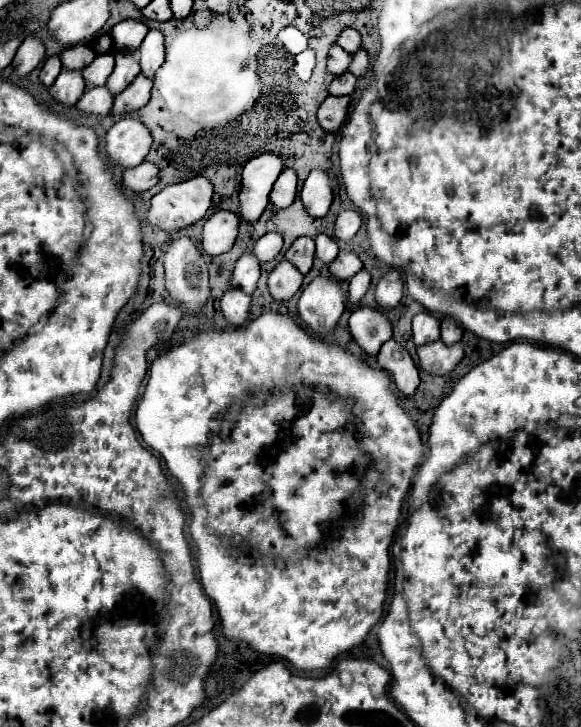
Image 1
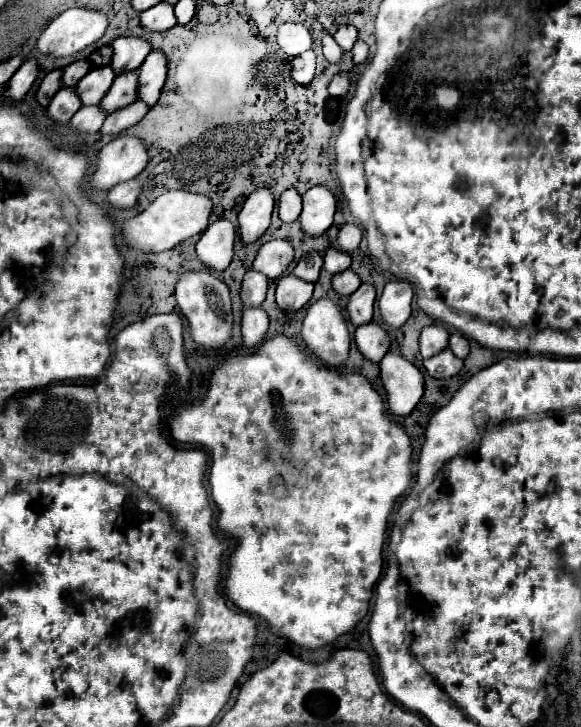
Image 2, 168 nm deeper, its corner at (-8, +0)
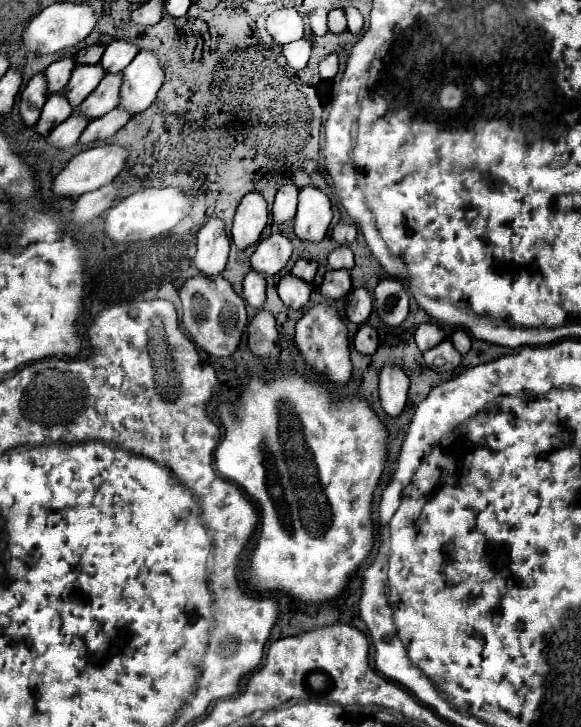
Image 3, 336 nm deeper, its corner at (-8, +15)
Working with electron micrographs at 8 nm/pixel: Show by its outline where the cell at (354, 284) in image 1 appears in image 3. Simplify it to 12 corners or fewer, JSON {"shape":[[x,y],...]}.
{"shape":[[358,286],[346,296],[346,316],[364,324],[372,294]]}

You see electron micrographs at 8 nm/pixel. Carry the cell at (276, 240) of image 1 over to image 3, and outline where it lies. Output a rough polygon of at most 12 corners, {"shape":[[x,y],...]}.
{"shape":[[282,232],[262,238],[250,256],[252,268],[278,274],[292,254]]}

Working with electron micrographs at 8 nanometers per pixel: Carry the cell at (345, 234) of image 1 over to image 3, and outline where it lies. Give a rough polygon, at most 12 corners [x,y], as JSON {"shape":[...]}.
{"shape":[[338,222],[332,238],[338,244],[350,244],[358,236],[354,222]]}

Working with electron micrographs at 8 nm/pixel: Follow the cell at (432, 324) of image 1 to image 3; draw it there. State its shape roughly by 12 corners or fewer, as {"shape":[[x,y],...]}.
{"shape":[[436,322],[416,328],[416,344],[422,352],[440,344],[446,332]]}

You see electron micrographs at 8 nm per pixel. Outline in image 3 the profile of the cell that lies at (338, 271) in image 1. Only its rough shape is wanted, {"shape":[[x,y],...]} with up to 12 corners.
{"shape":[[328,270],[320,290],[344,298],[352,290],[348,270]]}

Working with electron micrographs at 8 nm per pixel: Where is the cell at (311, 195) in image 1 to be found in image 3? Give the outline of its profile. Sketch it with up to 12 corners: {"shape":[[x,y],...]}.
{"shape":[[300,190],[294,232],[320,242],[332,222],[330,198]]}

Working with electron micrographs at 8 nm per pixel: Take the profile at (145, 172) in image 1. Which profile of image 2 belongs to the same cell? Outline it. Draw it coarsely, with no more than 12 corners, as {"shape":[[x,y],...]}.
{"shape":[[140,177],[112,187],[104,197],[114,209],[134,207]]}

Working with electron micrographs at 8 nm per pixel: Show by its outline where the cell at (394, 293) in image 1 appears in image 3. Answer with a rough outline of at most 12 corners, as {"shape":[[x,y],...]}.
{"shape":[[398,278],[374,290],[380,320],[400,326],[408,316],[408,294]]}

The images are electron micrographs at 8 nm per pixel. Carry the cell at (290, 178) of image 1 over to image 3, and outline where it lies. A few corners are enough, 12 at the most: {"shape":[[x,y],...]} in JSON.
{"shape":[[284,184],[276,192],[272,214],[276,222],[296,216],[298,188]]}

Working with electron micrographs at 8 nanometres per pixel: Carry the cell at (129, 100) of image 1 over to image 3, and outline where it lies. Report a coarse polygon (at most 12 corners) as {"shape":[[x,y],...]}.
{"shape":[[114,108],[94,118],[80,136],[80,144],[108,140],[132,114]]}

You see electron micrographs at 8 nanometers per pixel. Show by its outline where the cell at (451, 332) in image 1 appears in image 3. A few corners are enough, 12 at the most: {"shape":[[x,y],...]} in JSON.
{"shape":[[462,328],[450,336],[460,354],[470,350],[470,336]]}

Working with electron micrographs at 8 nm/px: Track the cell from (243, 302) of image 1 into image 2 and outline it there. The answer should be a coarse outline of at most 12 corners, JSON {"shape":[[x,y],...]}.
{"shape":[[244,309],[244,345],[258,347],[270,319],[264,309]]}

